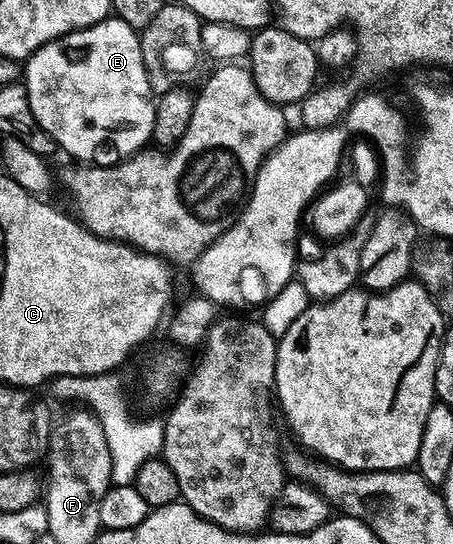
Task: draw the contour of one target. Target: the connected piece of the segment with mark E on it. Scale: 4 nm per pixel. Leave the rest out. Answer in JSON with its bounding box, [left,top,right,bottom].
[25,17,155,161]

